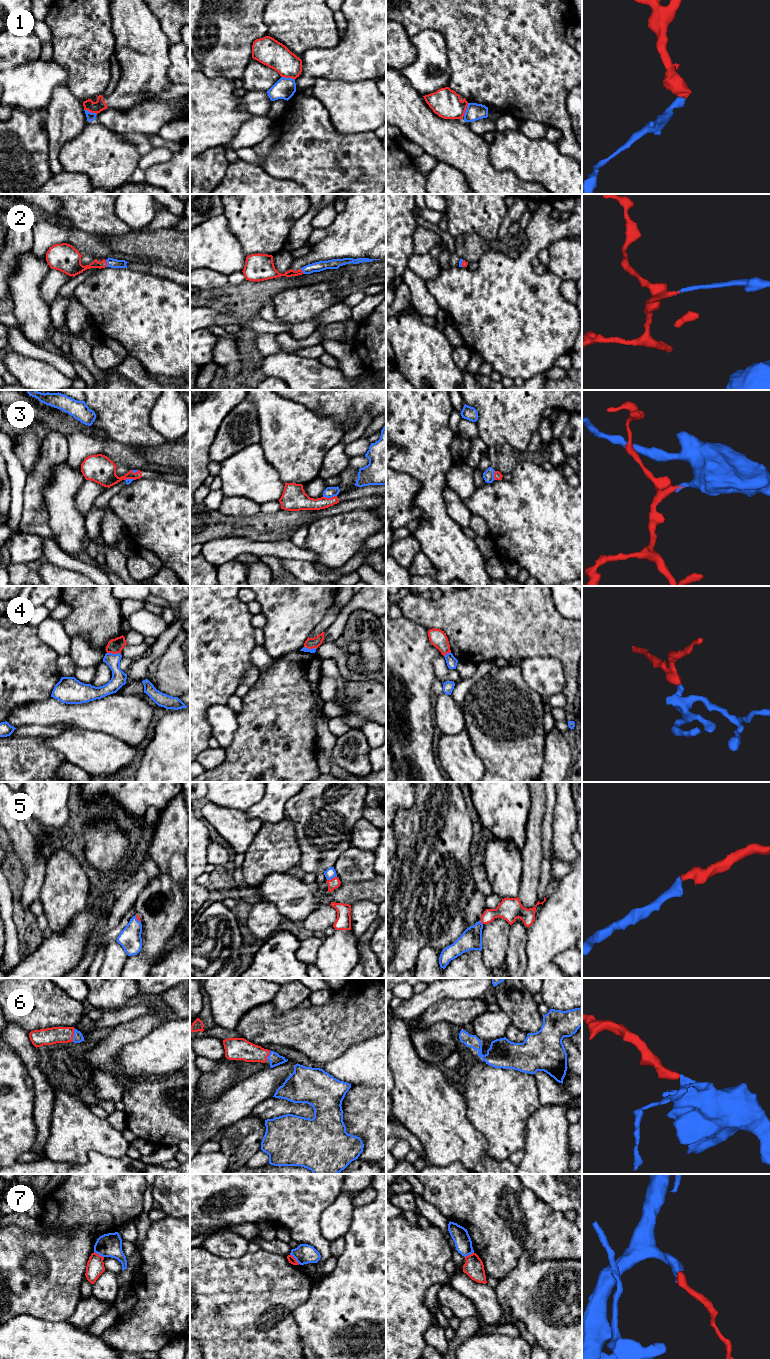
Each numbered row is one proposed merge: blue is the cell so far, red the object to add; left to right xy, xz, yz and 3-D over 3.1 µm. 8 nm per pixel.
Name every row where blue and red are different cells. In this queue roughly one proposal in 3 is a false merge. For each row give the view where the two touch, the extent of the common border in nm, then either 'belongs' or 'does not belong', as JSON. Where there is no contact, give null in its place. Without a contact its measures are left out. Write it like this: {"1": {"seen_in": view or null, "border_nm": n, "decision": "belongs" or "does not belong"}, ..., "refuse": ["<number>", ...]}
{"1": {"seen_in": "xz", "border_nm": 120, "decision": "does not belong"}, "2": {"seen_in": "xy", "border_nm": 60, "decision": "belongs"}, "3": {"seen_in": "xz", "border_nm": 110, "decision": "does not belong"}, "4": {"seen_in": "xy", "border_nm": 110, "decision": "does not belong"}, "5": {"seen_in": "xz", "border_nm": 90, "decision": "belongs"}, "6": {"seen_in": "xy", "border_nm": 110, "decision": "belongs"}, "7": {"seen_in": "xz", "border_nm": 110, "decision": "does not belong"}, "refuse": ["1", "3", "4", "7"]}

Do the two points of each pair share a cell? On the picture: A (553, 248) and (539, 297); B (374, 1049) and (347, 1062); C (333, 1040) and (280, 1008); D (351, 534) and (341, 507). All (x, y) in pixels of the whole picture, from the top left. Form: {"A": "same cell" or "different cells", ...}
{"A": "different cells", "B": "same cell", "C": "different cells", "D": "different cells"}

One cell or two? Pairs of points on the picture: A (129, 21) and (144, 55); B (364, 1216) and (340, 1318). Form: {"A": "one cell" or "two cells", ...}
{"A": "one cell", "B": "one cell"}

